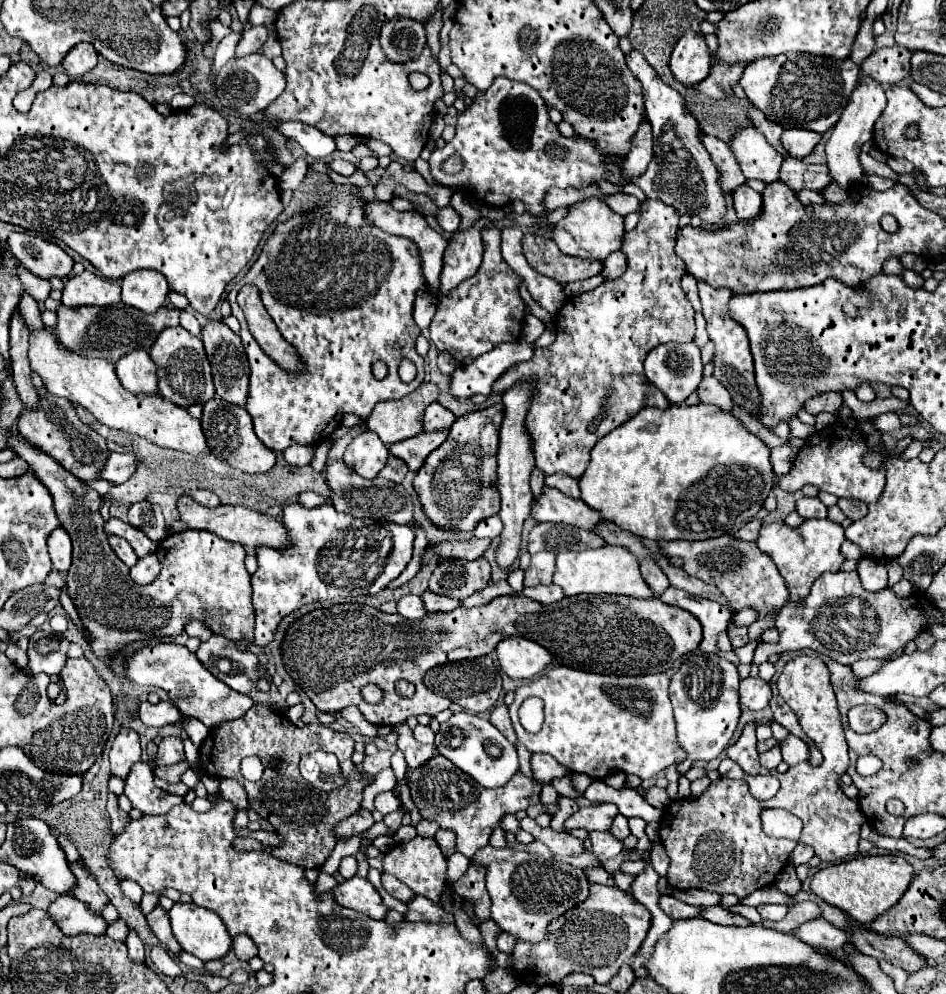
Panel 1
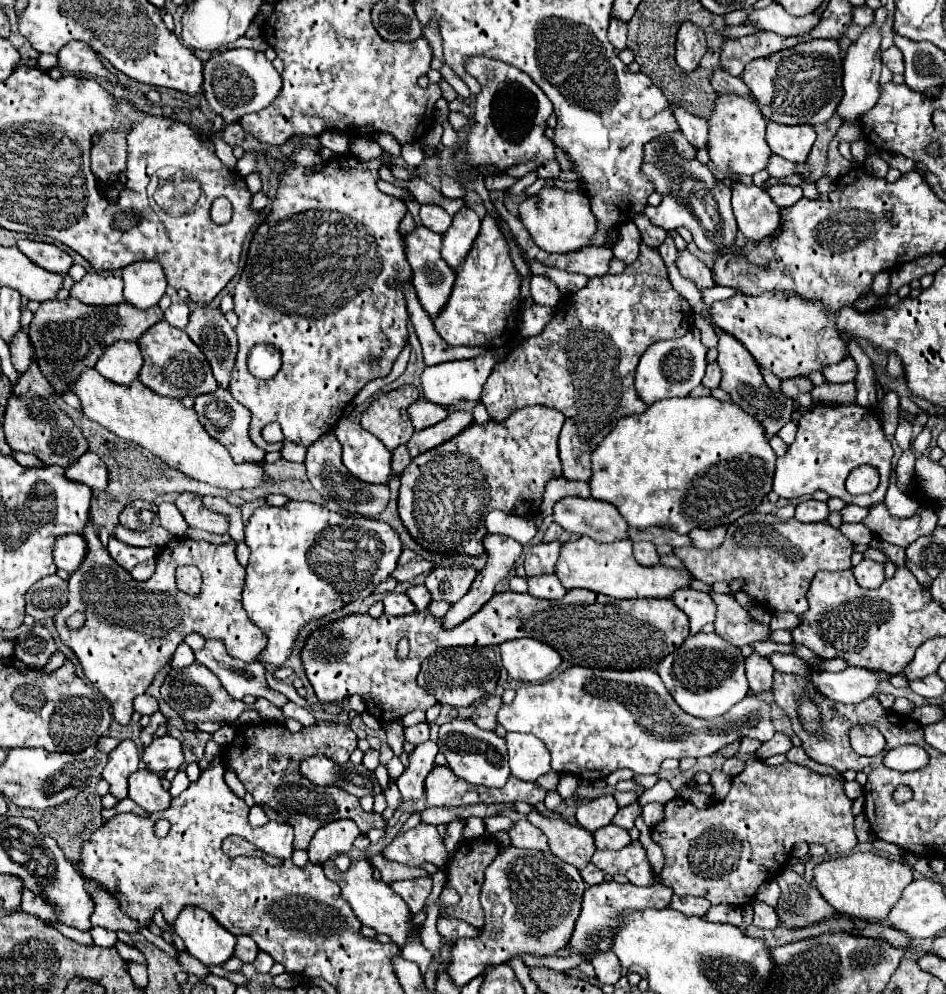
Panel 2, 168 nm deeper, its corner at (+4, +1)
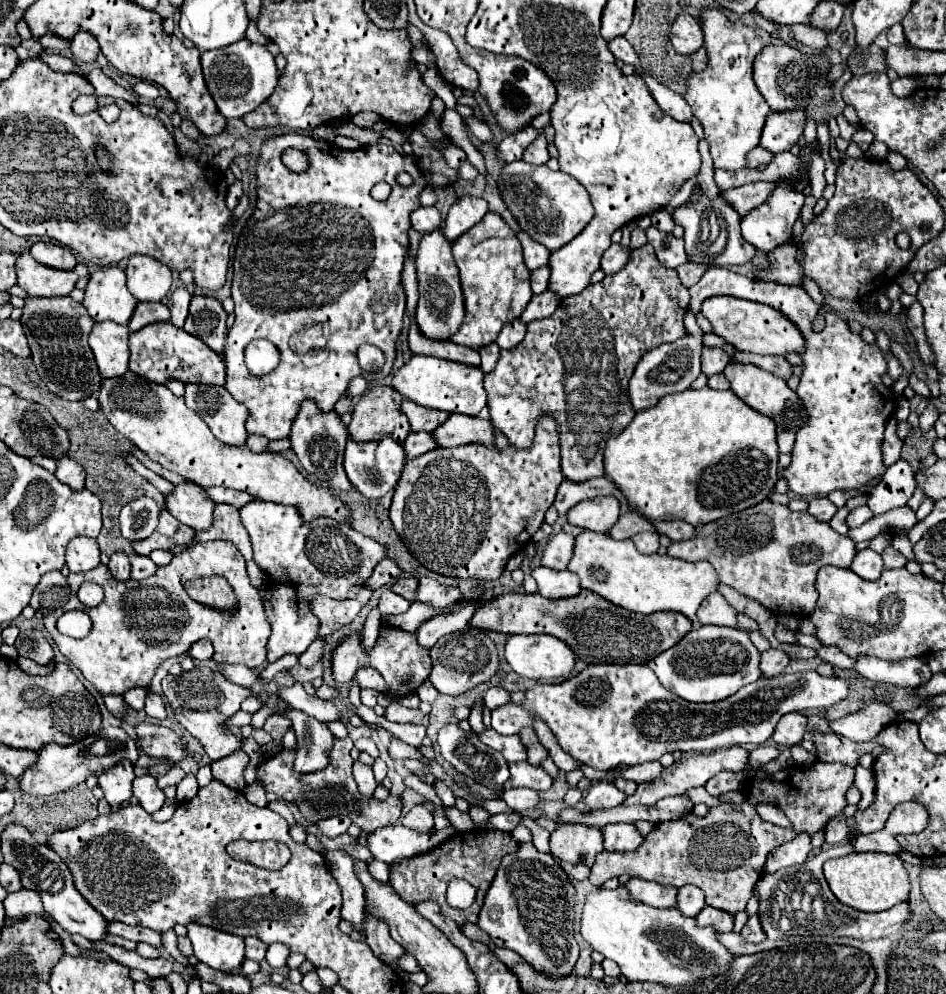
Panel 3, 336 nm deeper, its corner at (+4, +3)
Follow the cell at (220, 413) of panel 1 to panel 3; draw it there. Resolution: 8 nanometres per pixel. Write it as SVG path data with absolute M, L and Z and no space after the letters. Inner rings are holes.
M186 384L186 406L194 408L202 420L210 426L212 434L230 446L240 446L246 442L246 406L242 406L234 396L224 390L224 386L208 384Z

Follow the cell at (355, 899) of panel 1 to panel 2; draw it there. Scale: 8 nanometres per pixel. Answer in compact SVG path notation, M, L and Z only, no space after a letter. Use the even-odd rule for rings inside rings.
M368 860L352 862L348 872L330 872L329 868L324 868L324 871L326 875L331 875L332 880L336 879L334 881L340 884L342 898L352 906L352 910L356 912L358 920L362 920L364 926L370 926L380 934L388 934L392 942L398 946L406 944L406 936L410 928L410 910L406 908L406 902L390 890L388 884L374 878L374 872Z

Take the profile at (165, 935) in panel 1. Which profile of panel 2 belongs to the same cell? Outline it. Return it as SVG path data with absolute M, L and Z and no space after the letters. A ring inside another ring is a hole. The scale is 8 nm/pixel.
M178 950L176 960L178 960L178 964L182 966L182 970L188 972L188 974L194 974L194 976L200 976L200 978L204 978L204 976L210 974L208 966L204 966L200 960L194 960L194 956L186 954L184 950Z

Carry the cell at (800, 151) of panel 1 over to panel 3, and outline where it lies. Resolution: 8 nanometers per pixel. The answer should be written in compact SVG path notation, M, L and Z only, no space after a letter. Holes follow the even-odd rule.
M804 110L770 112L762 128L760 146L772 154L790 150L804 132Z

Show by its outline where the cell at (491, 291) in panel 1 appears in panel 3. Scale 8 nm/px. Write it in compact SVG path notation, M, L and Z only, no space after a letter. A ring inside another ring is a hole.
M488 212L476 226L472 226L466 234L462 234L456 242L452 242L452 256L460 268L460 280L462 280L462 290L464 290L464 300L466 300L466 318L462 322L462 328L452 336L454 344L466 346L480 350L482 346L488 346L496 340L498 332L502 326L522 314L526 304L532 298L530 290L530 270L524 264L522 258L522 246L512 232L512 228L494 212Z

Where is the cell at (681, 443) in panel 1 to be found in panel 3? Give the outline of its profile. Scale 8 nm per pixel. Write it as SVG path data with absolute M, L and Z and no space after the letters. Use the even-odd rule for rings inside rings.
M708 386L700 388L700 390L694 390L694 388L688 388L684 392L676 392L676 394L670 394L670 396L664 396L654 408L650 410L644 410L644 412L638 412L634 416L634 420L630 422L630 426L626 430L622 430L622 434L618 436L612 436L606 444L606 450L604 450L604 470L606 470L606 476L610 480L616 482L616 486L622 490L622 494L628 498L630 506L636 506L638 512L644 516L644 518L650 518L650 520L684 520L692 526L702 526L706 522L714 522L722 516L728 516L728 514L734 514L734 512L740 512L740 510L746 510L750 506L756 506L758 502L766 500L770 496L770 492L774 490L774 484L778 480L778 446L776 446L776 424L752 410L748 404L744 404L732 390L712 390Z

